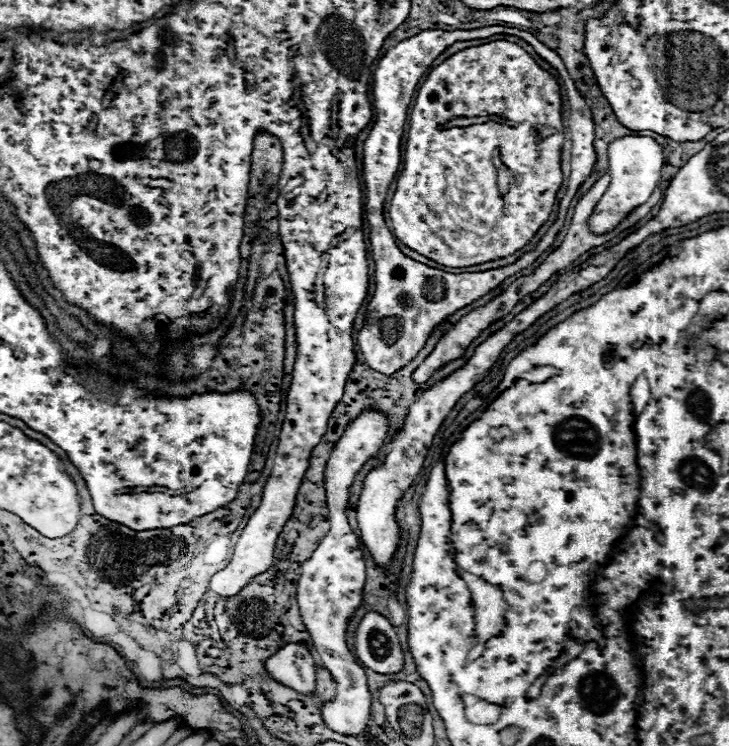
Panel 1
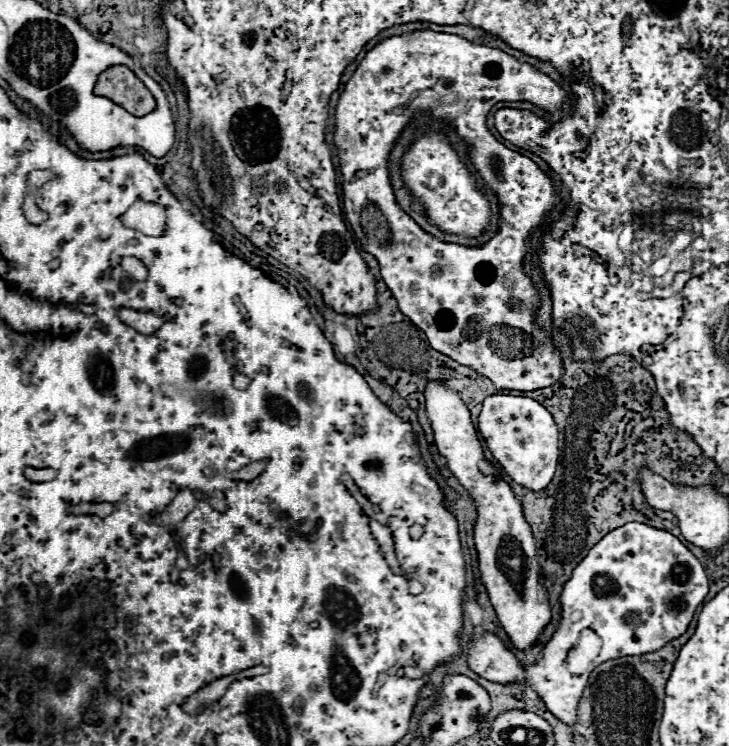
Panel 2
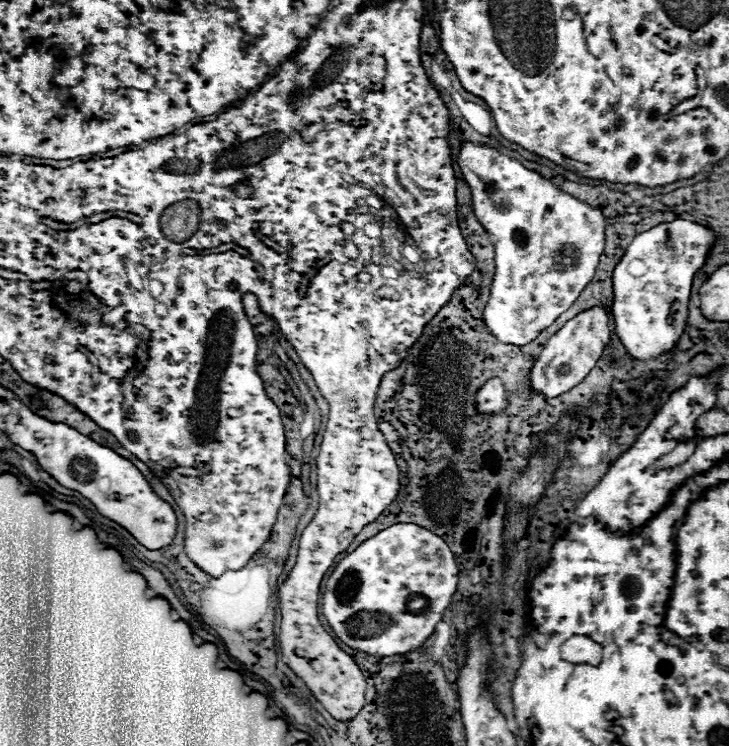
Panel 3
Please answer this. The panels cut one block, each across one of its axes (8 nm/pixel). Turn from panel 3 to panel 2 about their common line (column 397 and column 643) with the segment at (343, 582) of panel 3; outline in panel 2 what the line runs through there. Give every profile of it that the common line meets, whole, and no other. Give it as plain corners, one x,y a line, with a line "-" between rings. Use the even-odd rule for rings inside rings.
630,522
606,534
572,570
560,594
560,624
544,646
540,660
524,667
496,634
482,632
466,644
468,668
490,682
526,683
558,720
572,724
576,722
576,706
582,690
588,685
588,674
598,664
622,656
648,654
682,636
706,594
708,578
702,564
676,536
640,522
-
588,628
604,640
604,646
586,672
576,676
570,672
566,658
577,645
582,630

